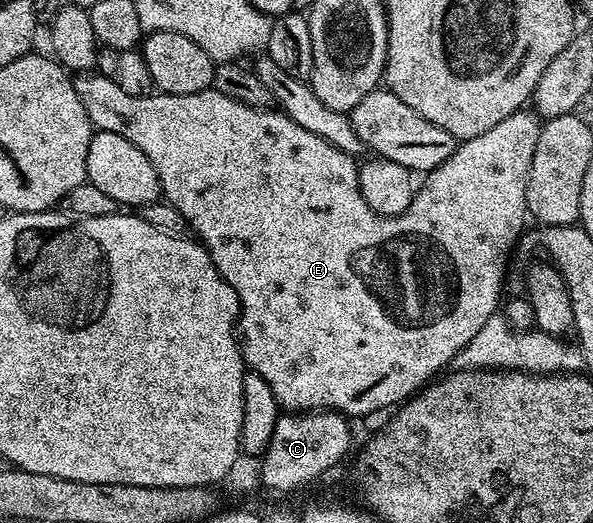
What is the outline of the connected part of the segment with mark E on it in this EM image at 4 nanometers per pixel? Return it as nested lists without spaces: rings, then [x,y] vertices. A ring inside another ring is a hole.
[[[77,73],[72,76],[72,80],[75,93],[79,93],[79,101],[83,101],[83,109],[87,109],[87,117],[97,131],[119,133],[119,137],[127,137],[127,141],[131,141],[135,149],[143,149],[147,161],[155,165],[164,202],[170,203],[172,207],[179,209],[179,213],[183,213],[189,223],[190,232],[211,257],[223,281],[227,281],[227,285],[235,289],[241,302],[241,358],[245,360],[248,370],[259,373],[259,377],[263,377],[263,381],[271,385],[271,393],[275,393],[278,408],[289,413],[328,409],[340,411],[346,417],[369,415],[372,411],[383,410],[384,407],[396,408],[416,395],[438,372],[448,368],[448,363],[460,356],[467,341],[471,341],[471,337],[475,337],[475,333],[479,333],[479,329],[487,325],[492,315],[498,314],[501,286],[505,283],[505,262],[509,259],[509,250],[516,245],[517,238],[525,227],[525,219],[527,220],[527,177],[531,169],[531,157],[535,153],[535,145],[539,141],[543,126],[542,120],[532,110],[522,109],[511,113],[511,117],[506,117],[499,121],[499,125],[487,129],[487,133],[479,133],[479,137],[458,142],[451,157],[447,157],[443,165],[424,176],[425,184],[416,188],[407,210],[398,215],[380,215],[375,213],[375,209],[371,209],[371,205],[367,205],[367,201],[363,201],[357,176],[358,160],[343,153],[343,149],[335,149],[335,145],[323,141],[323,137],[307,133],[303,125],[295,125],[295,121],[291,121],[291,117],[287,117],[280,110],[252,107],[245,105],[243,101],[231,101],[231,97],[223,97],[223,93],[212,89],[186,95],[132,95],[119,89],[115,81],[107,81],[107,77],[100,73]]]

